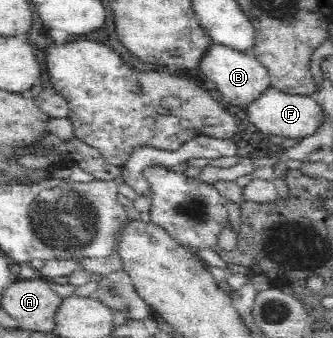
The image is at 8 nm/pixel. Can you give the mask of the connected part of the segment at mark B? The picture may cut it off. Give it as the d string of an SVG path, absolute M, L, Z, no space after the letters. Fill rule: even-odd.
M211 40L207 50L199 61L199 70L217 84L219 92L227 102L233 102L239 108L245 108L249 102L253 102L270 85L268 70L257 60L251 52L241 52L230 46L219 44Z

